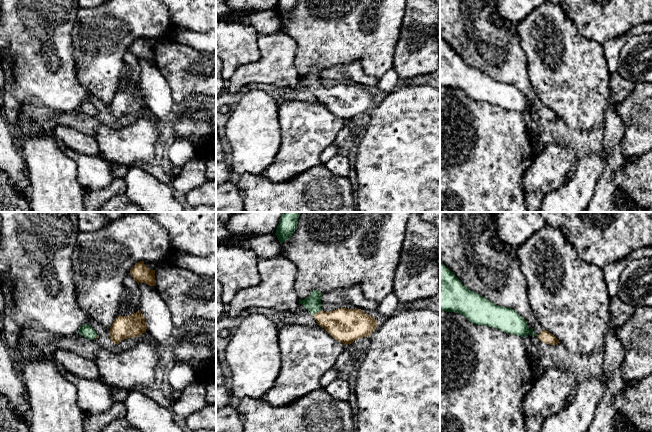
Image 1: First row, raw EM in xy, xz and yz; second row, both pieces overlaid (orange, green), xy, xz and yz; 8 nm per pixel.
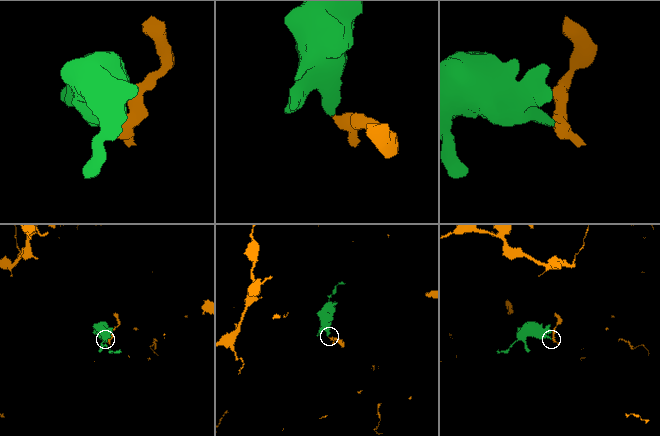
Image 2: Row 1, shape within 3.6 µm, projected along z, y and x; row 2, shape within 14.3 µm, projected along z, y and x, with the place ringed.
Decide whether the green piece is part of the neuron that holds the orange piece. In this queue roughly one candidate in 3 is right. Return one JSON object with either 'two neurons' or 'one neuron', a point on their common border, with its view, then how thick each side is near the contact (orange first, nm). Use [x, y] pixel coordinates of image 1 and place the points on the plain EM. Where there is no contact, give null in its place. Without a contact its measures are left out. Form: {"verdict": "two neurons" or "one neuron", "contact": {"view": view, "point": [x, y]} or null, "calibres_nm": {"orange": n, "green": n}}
{"verdict": "one neuron", "contact": {"view": "xz", "point": [318, 88]}, "calibres_nm": {"orange": 280, "green": 140}}

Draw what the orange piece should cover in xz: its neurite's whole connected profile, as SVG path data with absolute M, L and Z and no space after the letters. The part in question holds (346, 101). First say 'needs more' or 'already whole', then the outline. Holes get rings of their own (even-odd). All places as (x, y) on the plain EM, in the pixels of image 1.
needs more | M313 66L306 75L299 75L299 80L303 81L314 92L317 100L334 115L348 121L360 114L369 113L376 105L376 95L361 85L339 84L324 88L321 85L322 71L321 68Z

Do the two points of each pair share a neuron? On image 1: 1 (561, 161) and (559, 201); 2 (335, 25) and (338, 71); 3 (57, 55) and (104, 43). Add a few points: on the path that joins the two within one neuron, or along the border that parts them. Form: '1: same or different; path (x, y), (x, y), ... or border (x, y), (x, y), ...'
1: different; border (565, 184), (545, 194)
2: different; border (362, 64), (353, 60), (323, 70)
3: different; border (73, 27), (71, 32), (72, 56), (77, 74)

